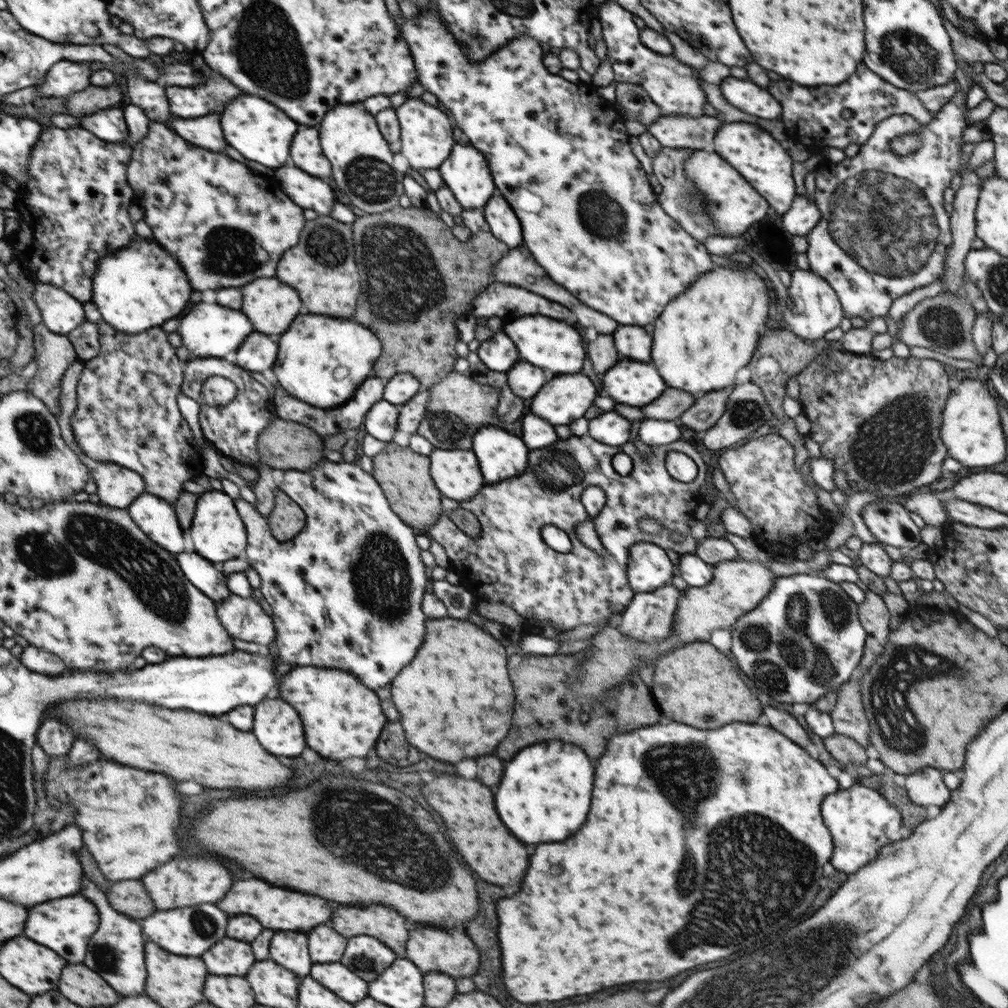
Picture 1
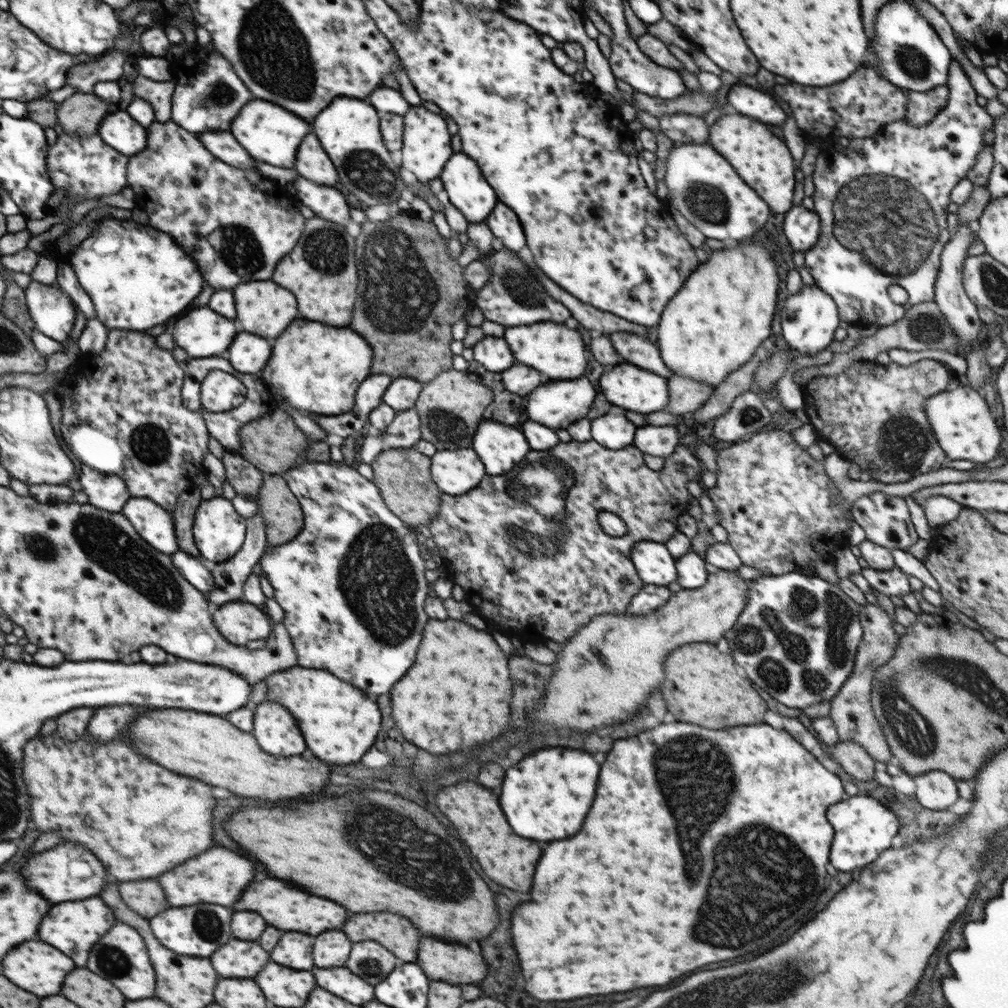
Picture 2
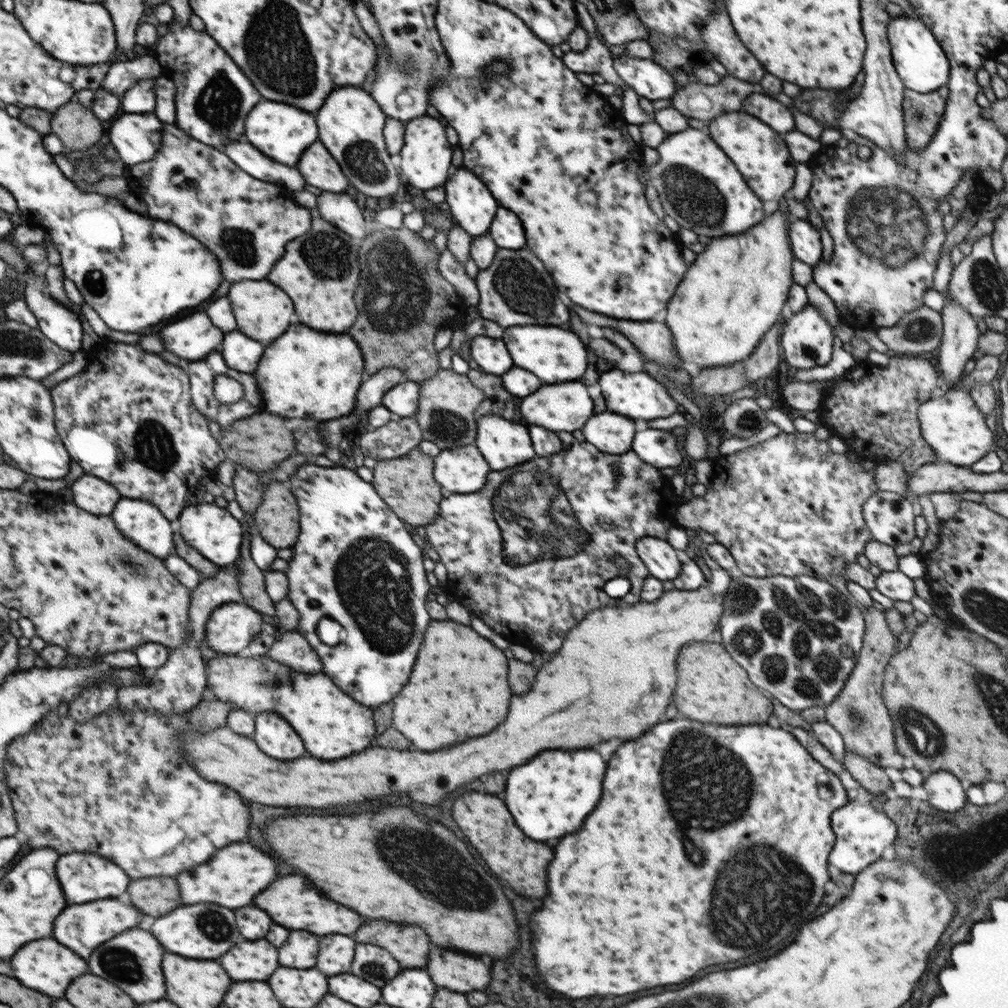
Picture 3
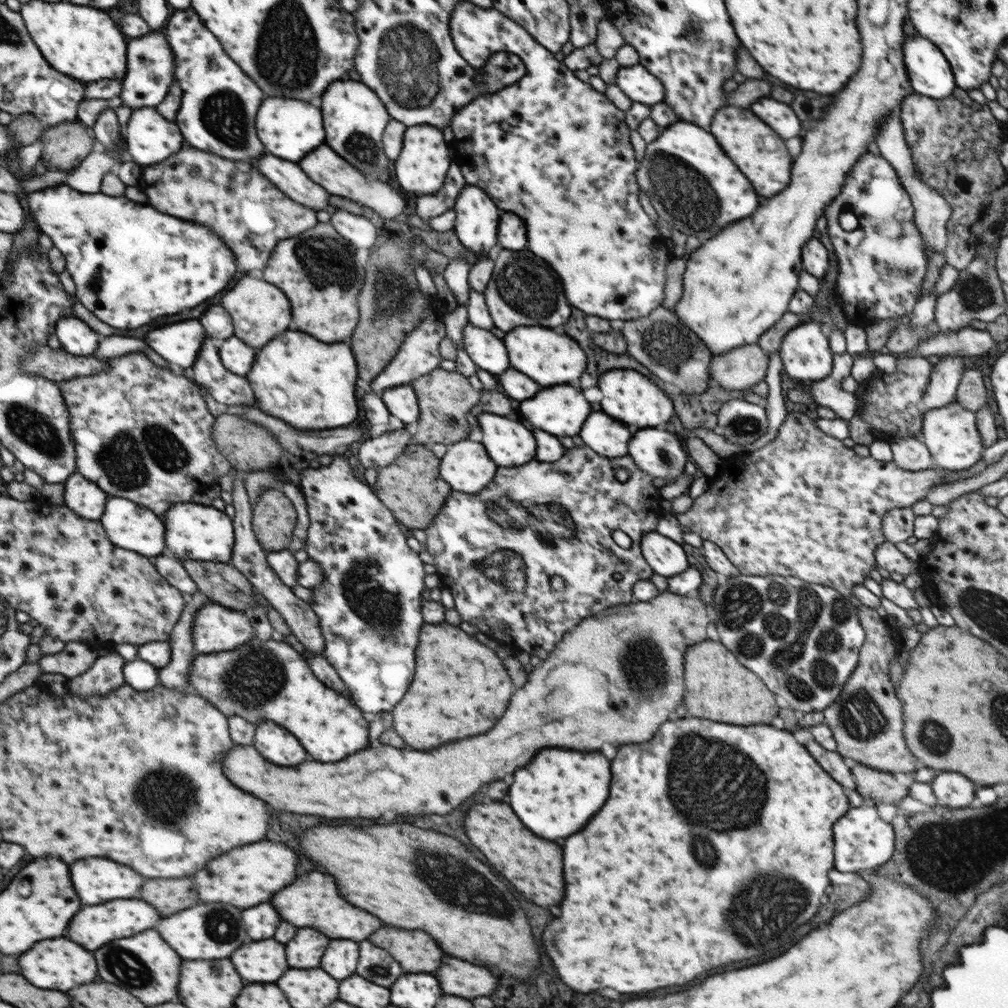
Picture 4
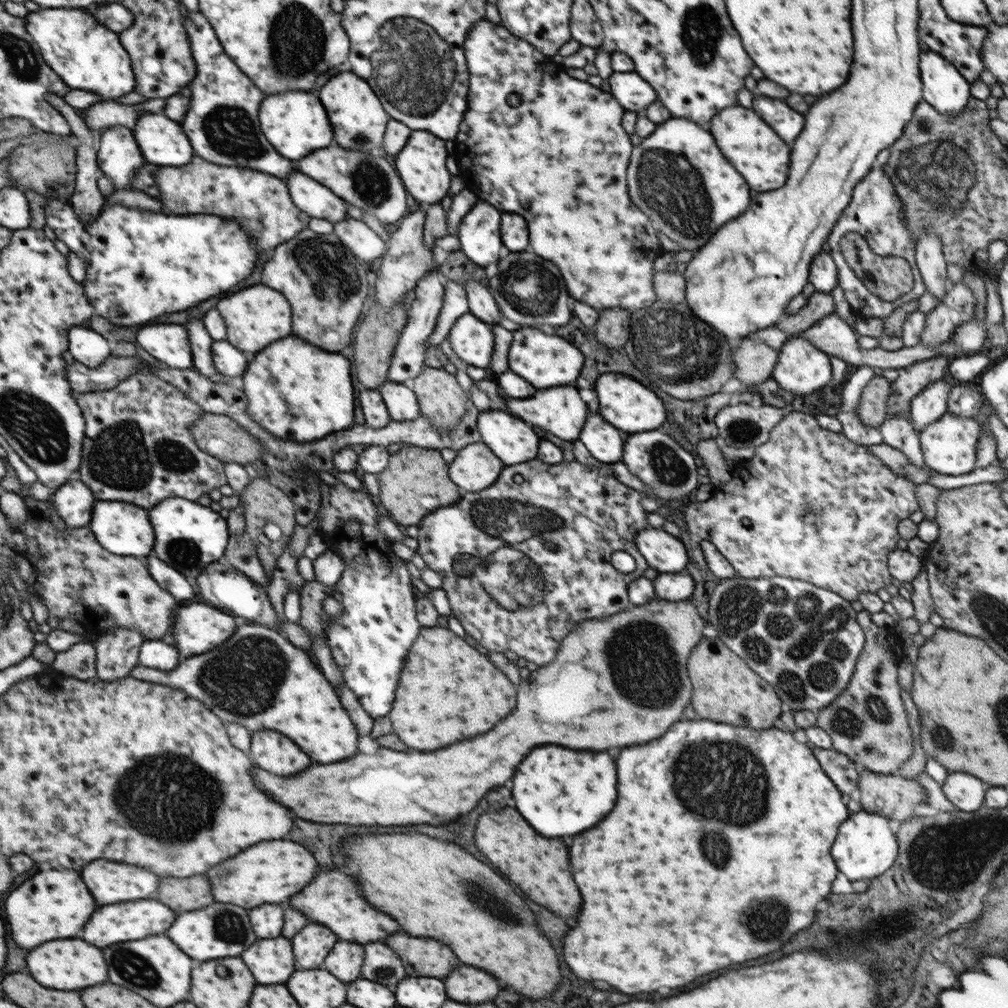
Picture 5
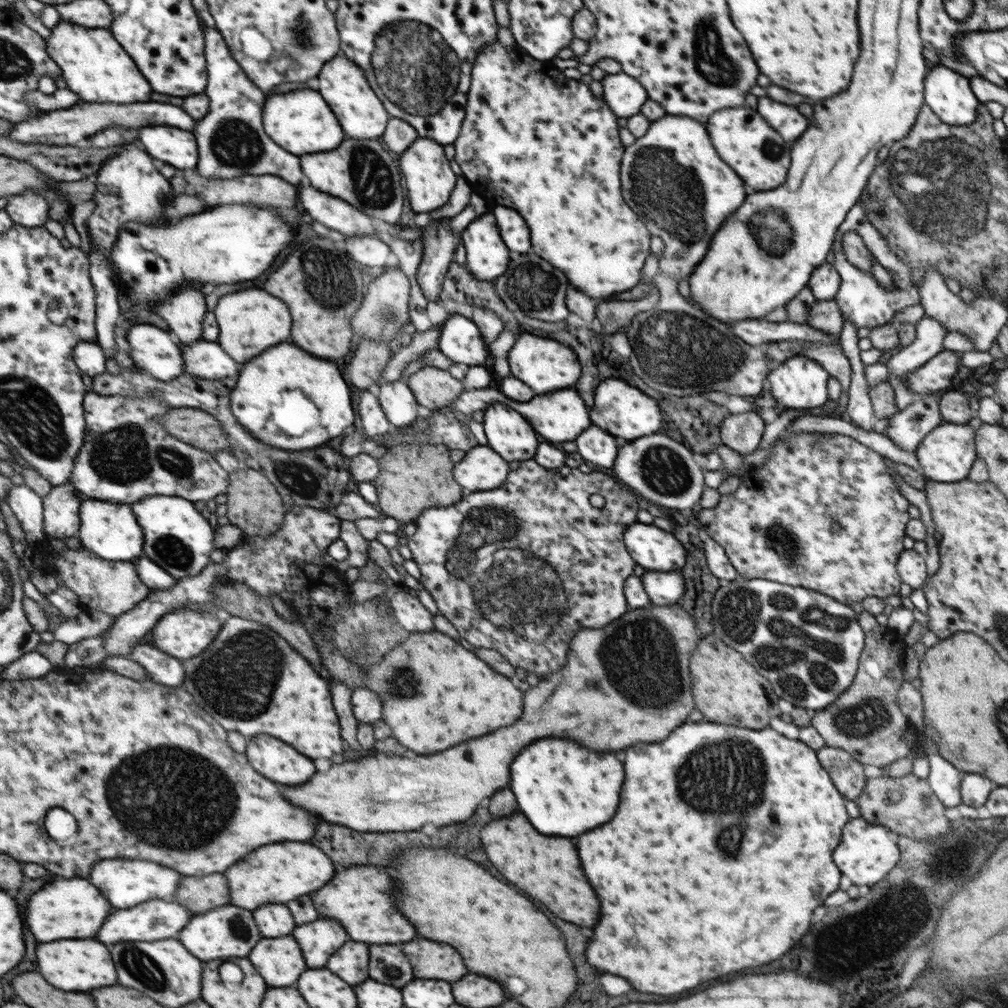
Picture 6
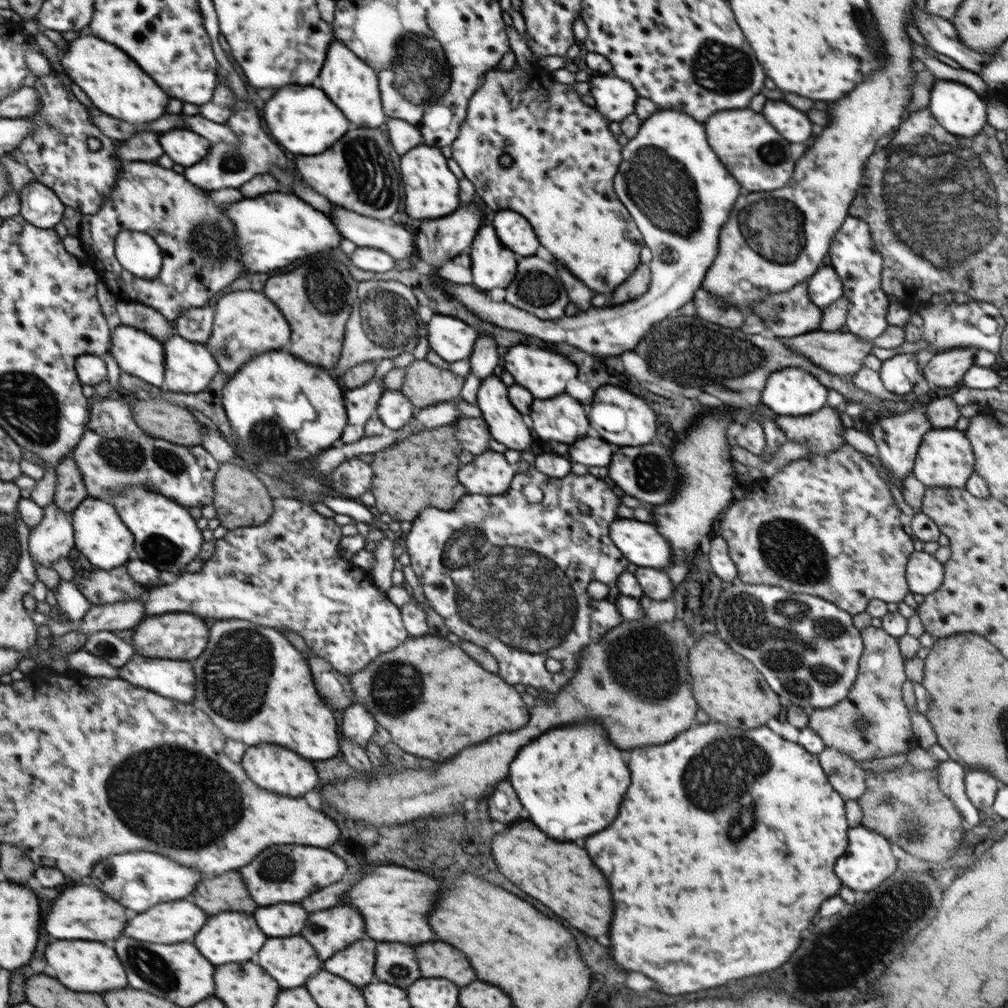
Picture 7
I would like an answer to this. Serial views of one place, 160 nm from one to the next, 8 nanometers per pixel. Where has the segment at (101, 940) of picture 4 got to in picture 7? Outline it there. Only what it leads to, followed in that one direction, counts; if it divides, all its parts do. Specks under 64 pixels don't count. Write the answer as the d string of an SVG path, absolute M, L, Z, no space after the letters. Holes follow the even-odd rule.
M189 898L166 902L134 916L134 924L130 924L126 936L154 944L192 942L198 930L205 926L206 918L204 910L192 904Z

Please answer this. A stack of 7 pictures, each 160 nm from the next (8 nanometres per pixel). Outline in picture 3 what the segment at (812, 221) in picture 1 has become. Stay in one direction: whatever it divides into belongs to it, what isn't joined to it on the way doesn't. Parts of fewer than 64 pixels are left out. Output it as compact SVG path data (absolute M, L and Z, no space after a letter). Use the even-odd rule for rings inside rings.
M796 218L789 228L791 249L796 259L814 267L822 259L820 231L808 219Z

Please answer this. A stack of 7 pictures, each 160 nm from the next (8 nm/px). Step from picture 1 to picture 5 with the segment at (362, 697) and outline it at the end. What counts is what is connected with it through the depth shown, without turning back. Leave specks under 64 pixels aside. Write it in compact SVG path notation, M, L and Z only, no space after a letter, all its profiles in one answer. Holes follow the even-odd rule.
M253 623L238 626L230 638L218 648L213 648L204 655L187 657L173 670L161 671L138 664L129 675L137 677L138 680L182 689L188 696L196 697L217 713L226 725L232 722L242 723L252 733L262 728L282 732L316 762L330 764L356 754L356 728L344 712L344 708L340 706L340 698L334 694L329 680L318 666L312 663L307 650L295 647L281 632L276 632L267 625Z

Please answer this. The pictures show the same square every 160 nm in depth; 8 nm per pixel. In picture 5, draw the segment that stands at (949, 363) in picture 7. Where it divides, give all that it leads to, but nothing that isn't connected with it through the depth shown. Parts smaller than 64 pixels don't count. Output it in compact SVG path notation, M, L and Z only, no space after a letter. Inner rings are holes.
M938 356L899 369L898 378L890 385L886 418L902 416L912 424L909 411L911 400L930 384L949 376L948 367L951 360L951 356Z

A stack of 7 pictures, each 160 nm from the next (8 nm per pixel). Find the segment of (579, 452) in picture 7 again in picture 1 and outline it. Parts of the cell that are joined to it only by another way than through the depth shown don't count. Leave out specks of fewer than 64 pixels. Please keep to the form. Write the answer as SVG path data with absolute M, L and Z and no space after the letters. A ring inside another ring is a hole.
M606 412L590 420L590 436L602 444L622 446L630 440L630 422L616 412Z

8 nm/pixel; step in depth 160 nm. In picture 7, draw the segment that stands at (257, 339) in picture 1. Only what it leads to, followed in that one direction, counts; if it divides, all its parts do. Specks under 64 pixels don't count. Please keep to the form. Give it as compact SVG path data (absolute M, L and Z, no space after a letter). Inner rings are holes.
M178 335L169 337L165 344L165 382L169 392L197 393L204 390L219 370L218 363L202 343L192 343Z

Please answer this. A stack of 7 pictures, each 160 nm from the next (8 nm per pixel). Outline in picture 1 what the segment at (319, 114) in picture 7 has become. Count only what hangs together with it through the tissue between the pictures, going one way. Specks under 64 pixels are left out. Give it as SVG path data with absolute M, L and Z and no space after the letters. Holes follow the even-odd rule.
M238 96L230 108L226 108L226 116L222 116L222 130L232 148L236 148L244 158L260 162L272 170L284 166L290 158L290 144L294 134L298 132L298 124L290 120L284 112L280 112L274 104L258 98L258 96Z

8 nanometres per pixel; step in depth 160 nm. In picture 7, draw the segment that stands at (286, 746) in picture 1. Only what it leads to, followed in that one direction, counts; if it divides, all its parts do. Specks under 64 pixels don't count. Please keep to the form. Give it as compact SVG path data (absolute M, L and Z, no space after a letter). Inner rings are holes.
M274 744L248 746L240 763L245 766L245 771L248 773L250 780L256 782L258 787L266 788L266 790L276 792L276 794L298 798L298 796L304 796L306 792L310 792L318 786L318 774L314 770L312 762L304 760L302 756L298 756L298 754L294 754L286 748L278 748Z

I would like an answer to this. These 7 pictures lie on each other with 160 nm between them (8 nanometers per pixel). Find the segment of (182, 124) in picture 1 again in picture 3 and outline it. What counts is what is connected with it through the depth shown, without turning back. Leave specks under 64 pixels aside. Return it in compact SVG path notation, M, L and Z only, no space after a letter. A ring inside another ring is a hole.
M229 142L225 144L222 151L230 156L240 168L250 173L250 176L257 177L258 180L281 185L290 192L302 190L306 186L307 182L296 168L270 160L248 142L234 142L234 144Z

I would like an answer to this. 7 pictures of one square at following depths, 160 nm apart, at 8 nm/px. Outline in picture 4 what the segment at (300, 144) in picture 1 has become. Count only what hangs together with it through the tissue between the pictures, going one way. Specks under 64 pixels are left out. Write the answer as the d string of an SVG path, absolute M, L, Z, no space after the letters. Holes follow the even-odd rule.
M322 144L318 146L316 150L312 150L306 158L300 160L298 164L304 172L321 187L324 187L330 195L341 196L342 198L349 198L358 202L358 204L364 204L372 210L376 210L382 218L386 220L395 220L402 217L402 210L406 208L406 201L403 195L400 193L399 186L394 183L390 186L388 181L380 182L377 176L372 175L369 180L360 172L353 164L345 161L341 156L338 156L330 146Z

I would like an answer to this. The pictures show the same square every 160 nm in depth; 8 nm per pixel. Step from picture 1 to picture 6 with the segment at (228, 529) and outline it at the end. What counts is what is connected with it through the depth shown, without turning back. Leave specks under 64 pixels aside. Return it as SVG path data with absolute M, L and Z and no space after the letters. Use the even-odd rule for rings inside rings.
M147 496L131 504L132 512L144 533L143 556L160 565L174 578L200 575L210 562L214 531L208 520L194 510L192 501L179 496Z

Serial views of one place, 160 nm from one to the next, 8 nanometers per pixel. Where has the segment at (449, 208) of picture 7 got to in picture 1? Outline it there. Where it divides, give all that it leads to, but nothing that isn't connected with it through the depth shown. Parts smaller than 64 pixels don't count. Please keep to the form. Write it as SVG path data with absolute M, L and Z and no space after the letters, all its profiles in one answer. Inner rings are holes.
M407 96L406 101L395 108L401 128L401 153L414 170L422 171L438 168L450 156L454 134L450 118L442 108L425 103L420 98Z

